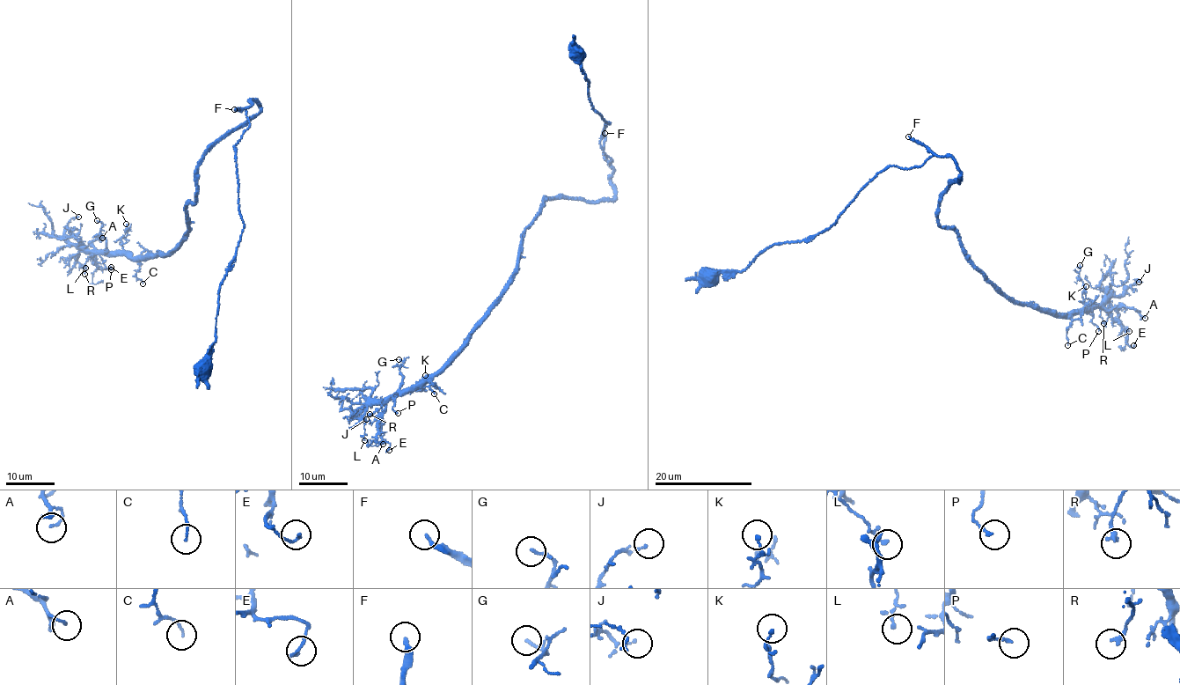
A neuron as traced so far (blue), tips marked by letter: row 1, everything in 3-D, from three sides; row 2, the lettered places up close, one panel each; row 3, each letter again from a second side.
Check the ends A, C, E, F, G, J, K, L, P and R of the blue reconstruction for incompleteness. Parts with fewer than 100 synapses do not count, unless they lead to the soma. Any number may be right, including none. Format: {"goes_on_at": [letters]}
{"goes_on_at": ["F"]}

